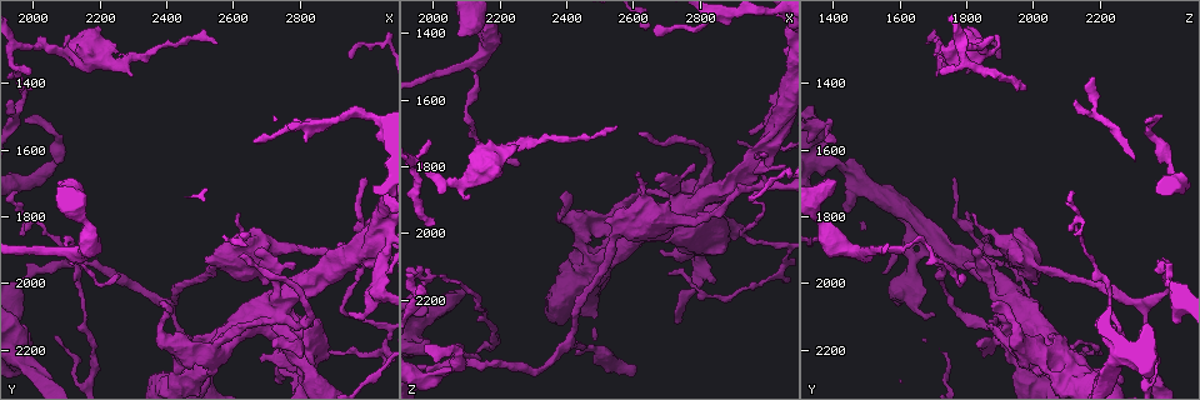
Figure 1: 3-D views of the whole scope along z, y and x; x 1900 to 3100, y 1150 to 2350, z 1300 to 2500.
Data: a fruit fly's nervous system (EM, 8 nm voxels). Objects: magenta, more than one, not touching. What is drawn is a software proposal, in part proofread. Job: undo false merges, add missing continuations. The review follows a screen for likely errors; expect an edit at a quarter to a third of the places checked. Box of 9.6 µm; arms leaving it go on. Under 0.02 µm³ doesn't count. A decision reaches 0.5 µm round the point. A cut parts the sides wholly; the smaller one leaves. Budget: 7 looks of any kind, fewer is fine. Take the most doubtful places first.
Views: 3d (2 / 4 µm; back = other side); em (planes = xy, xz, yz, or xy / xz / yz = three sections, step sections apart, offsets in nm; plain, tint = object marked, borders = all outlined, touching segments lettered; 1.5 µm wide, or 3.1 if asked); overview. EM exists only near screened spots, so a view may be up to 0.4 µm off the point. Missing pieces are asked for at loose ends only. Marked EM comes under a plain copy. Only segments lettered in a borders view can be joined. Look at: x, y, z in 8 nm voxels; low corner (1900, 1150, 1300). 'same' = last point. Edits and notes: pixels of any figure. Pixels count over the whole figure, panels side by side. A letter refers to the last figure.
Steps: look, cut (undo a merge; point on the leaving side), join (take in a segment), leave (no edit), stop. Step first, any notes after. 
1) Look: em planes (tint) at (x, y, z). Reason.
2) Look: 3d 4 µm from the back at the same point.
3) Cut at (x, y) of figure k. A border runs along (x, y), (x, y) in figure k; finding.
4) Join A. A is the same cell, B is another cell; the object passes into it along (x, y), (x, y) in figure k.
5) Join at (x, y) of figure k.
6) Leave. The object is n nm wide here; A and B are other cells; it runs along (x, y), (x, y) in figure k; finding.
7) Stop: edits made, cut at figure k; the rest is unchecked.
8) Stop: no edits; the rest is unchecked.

Look: 3d 2 µm at (1990, 1370, 1710). Thin end.

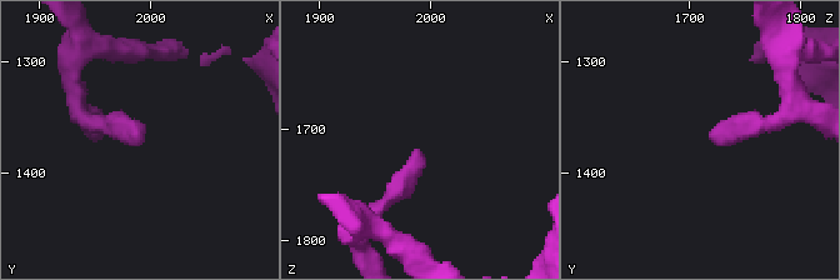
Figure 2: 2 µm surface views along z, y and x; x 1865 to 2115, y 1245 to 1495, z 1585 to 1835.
Look: em planes (tint) at (1984, 1368, 1716).

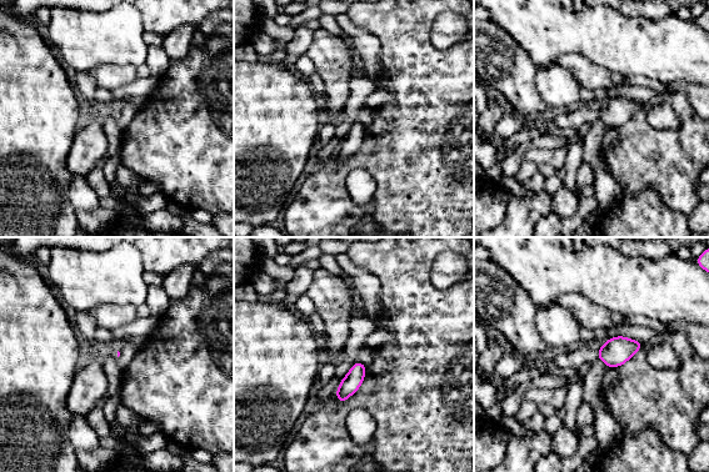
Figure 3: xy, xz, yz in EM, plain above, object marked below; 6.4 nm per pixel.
Look: em planes (borders) at the same point.

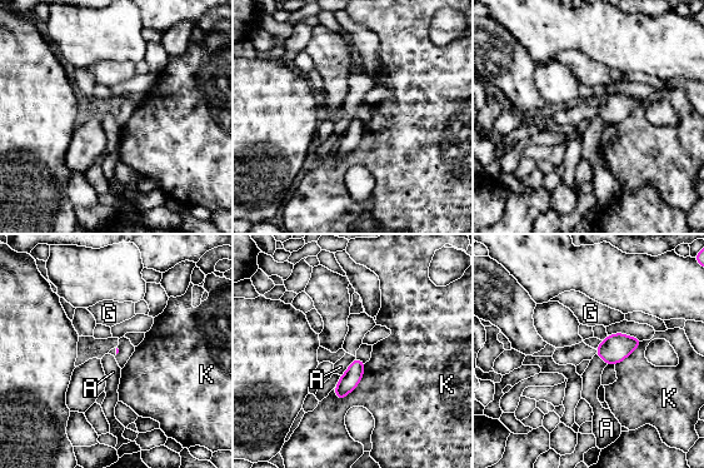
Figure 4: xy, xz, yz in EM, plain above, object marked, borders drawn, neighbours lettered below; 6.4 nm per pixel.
Leave. A, G and K are other cells; a border runs along (355, 357), (341, 376) in figure 4; none of them fits.

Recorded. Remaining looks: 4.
Look: em xz step 4 (tint) at (2990, 1890, 1860). Sharp bend.

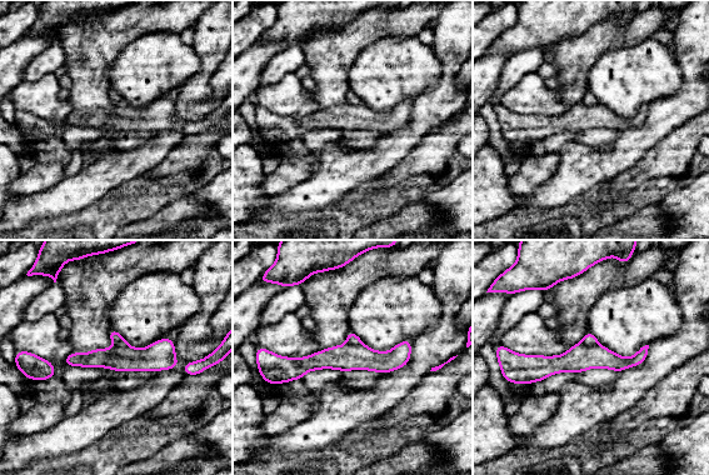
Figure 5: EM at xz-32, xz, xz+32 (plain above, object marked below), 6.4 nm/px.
Look: em planes (borders) at the same point.

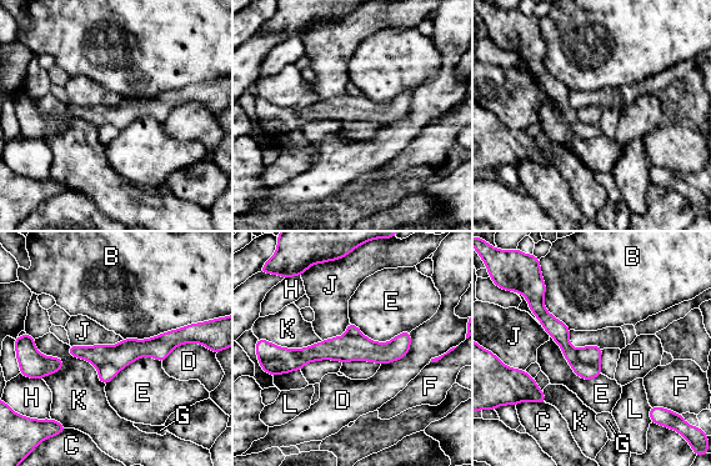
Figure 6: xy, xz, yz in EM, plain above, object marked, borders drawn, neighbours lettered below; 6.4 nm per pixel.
Cut at (590, 355) of figure 6. B, C, D, E, F, G, H, J, K and L are other cells; the part that leaves runs along (407, 334), (391, 350), (278, 357) in figure 6; a second neuron is stuck on.

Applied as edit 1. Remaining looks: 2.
Look: em xy step 4 (tint) at (2620, 1920, 1690). End of a long branch.

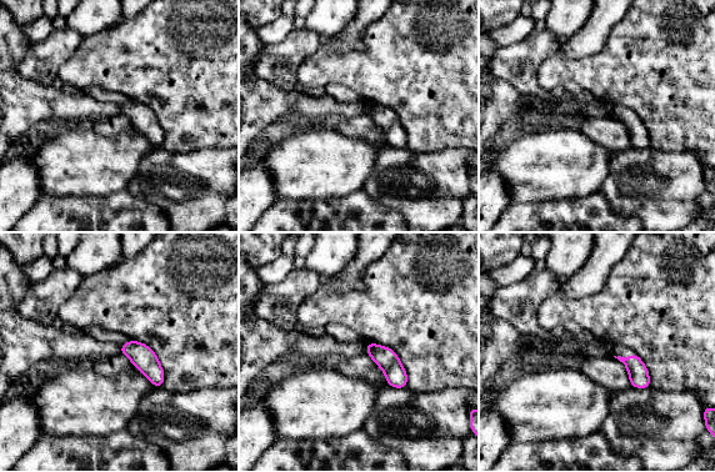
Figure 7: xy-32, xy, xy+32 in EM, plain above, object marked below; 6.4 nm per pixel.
Look: em planes (borders) at the same point. Cut it another way.

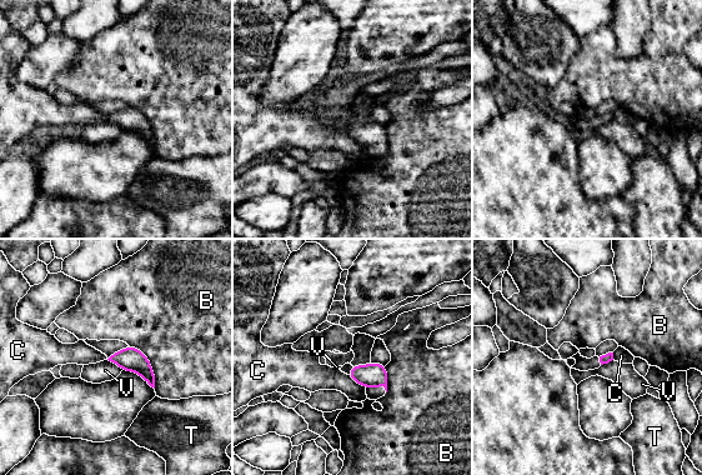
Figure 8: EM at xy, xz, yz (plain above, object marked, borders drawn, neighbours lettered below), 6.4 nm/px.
Leave. B, C, T and V are other cells; a border runs along (108, 359), (123, 369) in figure 8; none of them fits.

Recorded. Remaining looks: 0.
Stop: edits made, cut at figure 6; the rest is unchecked.

